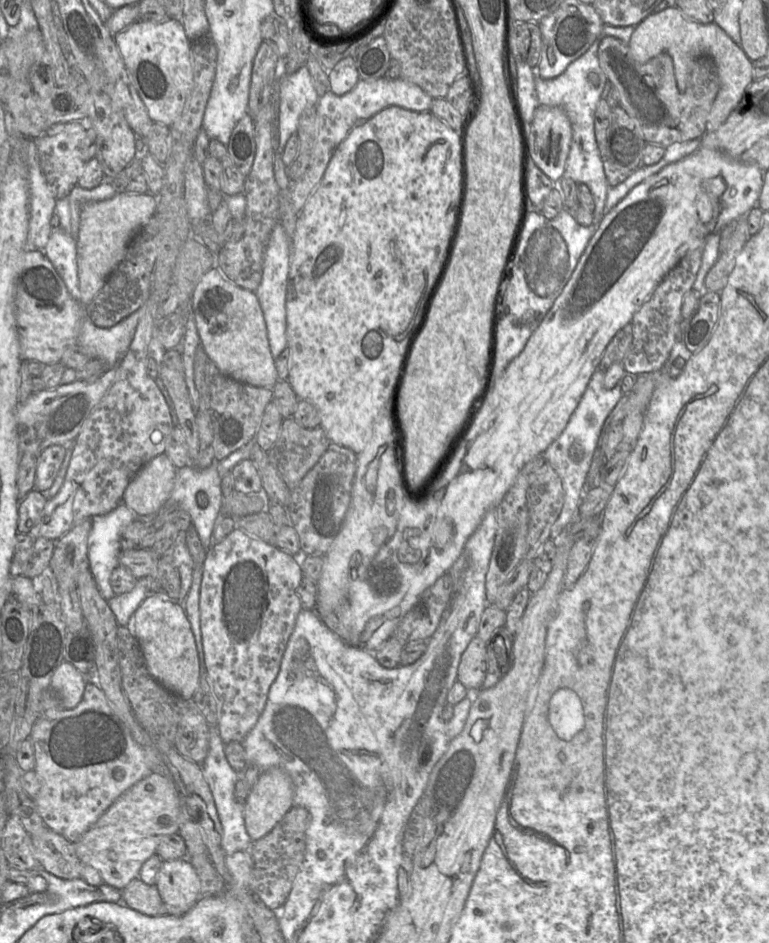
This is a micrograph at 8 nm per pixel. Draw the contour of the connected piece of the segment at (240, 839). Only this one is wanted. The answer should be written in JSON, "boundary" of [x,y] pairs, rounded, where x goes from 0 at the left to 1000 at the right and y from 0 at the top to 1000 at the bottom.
{"boundary":[[[273,771],[272,796],[261,817],[267,828],[276,841],[283,866],[289,878],[289,900],[294,907],[300,907],[311,902],[321,902],[326,897],[317,873],[317,853],[307,849],[304,844],[306,832],[311,827],[311,821],[299,812],[293,801],[291,787],[287,784],[283,772]]]}

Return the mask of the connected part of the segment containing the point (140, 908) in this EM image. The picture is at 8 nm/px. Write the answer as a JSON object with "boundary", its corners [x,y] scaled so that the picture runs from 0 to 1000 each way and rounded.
{"boundary":[[[177,931],[157,945],[157,957],[165,962],[192,971],[217,970],[203,938],[192,938]]]}

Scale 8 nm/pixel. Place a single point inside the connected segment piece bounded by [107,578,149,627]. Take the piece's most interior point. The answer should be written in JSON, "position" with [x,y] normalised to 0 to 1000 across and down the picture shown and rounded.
{"position":[160,644]}

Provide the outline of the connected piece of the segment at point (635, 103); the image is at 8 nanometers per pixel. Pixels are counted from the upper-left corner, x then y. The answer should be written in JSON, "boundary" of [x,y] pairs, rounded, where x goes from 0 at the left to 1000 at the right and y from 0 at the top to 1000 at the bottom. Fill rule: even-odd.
{"boundary":[[[785,39],[778,52],[779,68],[792,87],[805,99],[805,111],[831,133],[840,152],[866,156],[912,146],[918,140],[918,128],[935,97],[935,83],[928,65],[921,59],[901,66],[897,84],[889,98],[884,98],[874,62],[860,56],[840,67],[824,64],[818,49],[808,42]]]}

